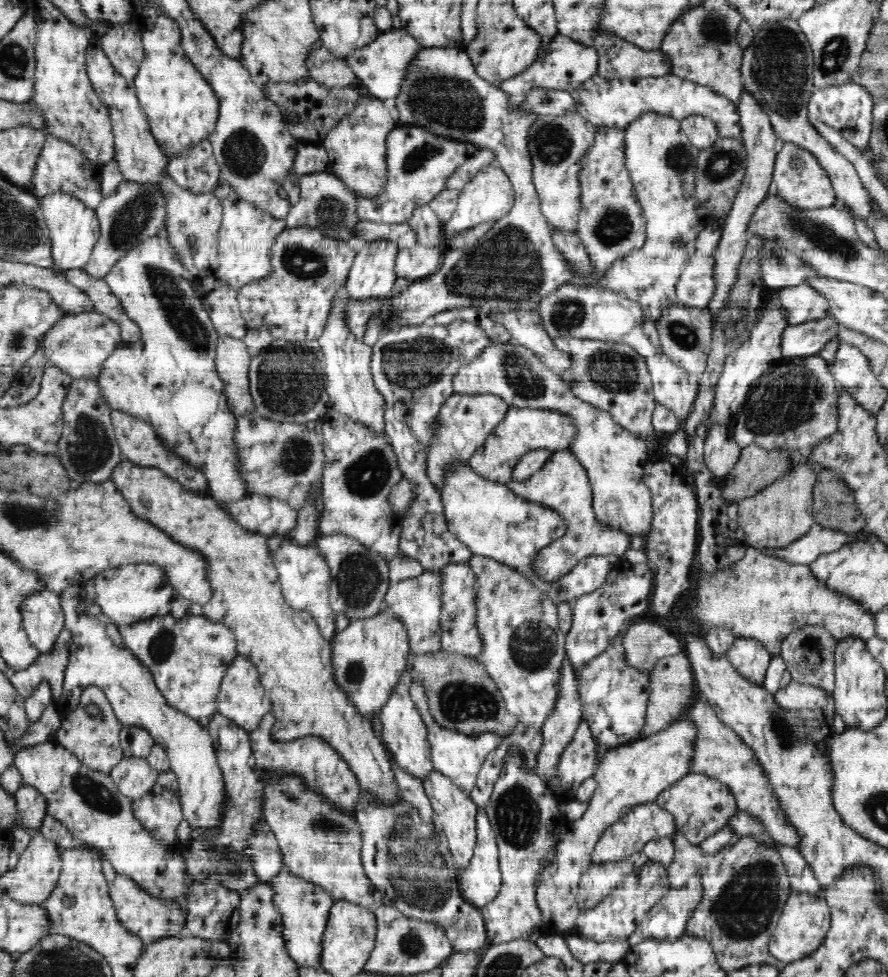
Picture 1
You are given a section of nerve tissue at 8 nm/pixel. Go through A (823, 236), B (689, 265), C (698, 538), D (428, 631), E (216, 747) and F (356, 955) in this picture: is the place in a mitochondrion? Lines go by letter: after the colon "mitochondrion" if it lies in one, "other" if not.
A: mitochondrion
B: other
C: other
D: other
E: other
F: other

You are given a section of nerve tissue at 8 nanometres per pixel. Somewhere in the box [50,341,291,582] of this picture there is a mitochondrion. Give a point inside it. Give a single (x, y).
(91, 447)

